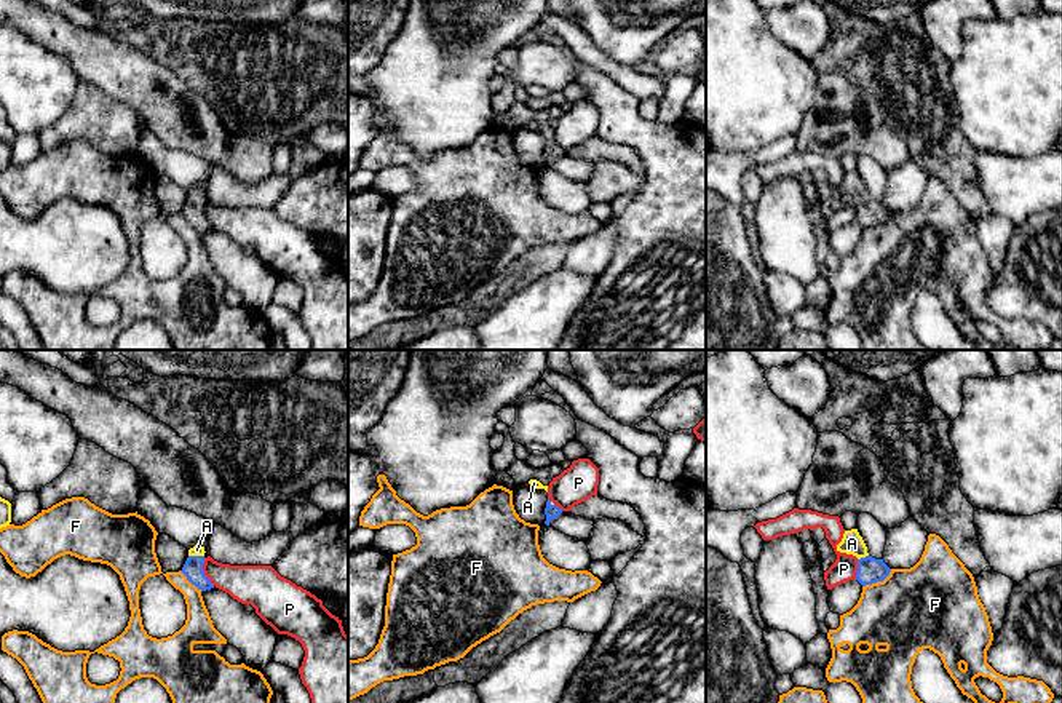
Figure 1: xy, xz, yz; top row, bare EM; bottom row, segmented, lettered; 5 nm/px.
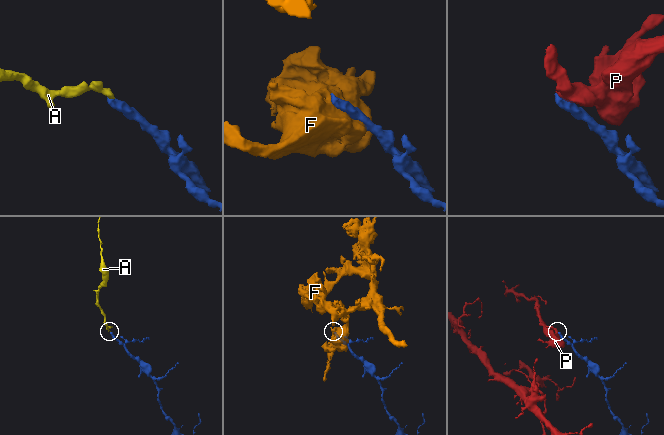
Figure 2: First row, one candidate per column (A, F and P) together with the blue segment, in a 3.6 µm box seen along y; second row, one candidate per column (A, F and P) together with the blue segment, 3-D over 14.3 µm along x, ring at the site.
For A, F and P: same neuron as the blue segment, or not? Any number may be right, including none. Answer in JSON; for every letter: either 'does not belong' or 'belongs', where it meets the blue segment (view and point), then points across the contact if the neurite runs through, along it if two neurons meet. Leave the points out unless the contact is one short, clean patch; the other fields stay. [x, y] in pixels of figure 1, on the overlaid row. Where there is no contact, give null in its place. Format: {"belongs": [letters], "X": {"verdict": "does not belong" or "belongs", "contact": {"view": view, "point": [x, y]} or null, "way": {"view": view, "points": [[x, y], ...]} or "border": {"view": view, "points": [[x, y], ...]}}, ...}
{"belongs": ["A"], "A": {"verdict": "belongs", "contact": {"view": "xy", "point": [197, 556]}, "way": {"view": "xy", "points": [[192, 569], [197, 556], [197, 550]]}}, "F": {"verdict": "does not belong", "contact": {"view": "yz", "point": [877, 580]}}, "P": {"verdict": "does not belong", "contact": {"view": "xy", "point": [203, 572]}, "border": {"view": "xy", "points": [[203, 558], [203, 574], [214, 585]]}}}

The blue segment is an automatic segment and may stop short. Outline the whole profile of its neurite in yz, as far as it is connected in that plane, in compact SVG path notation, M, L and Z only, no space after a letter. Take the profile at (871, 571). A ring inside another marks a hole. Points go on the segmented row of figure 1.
M858 529L845 530L842 542L837 545L837 551L858 558L856 580L862 586L883 582L891 572L883 559L875 559L867 553L867 546Z

